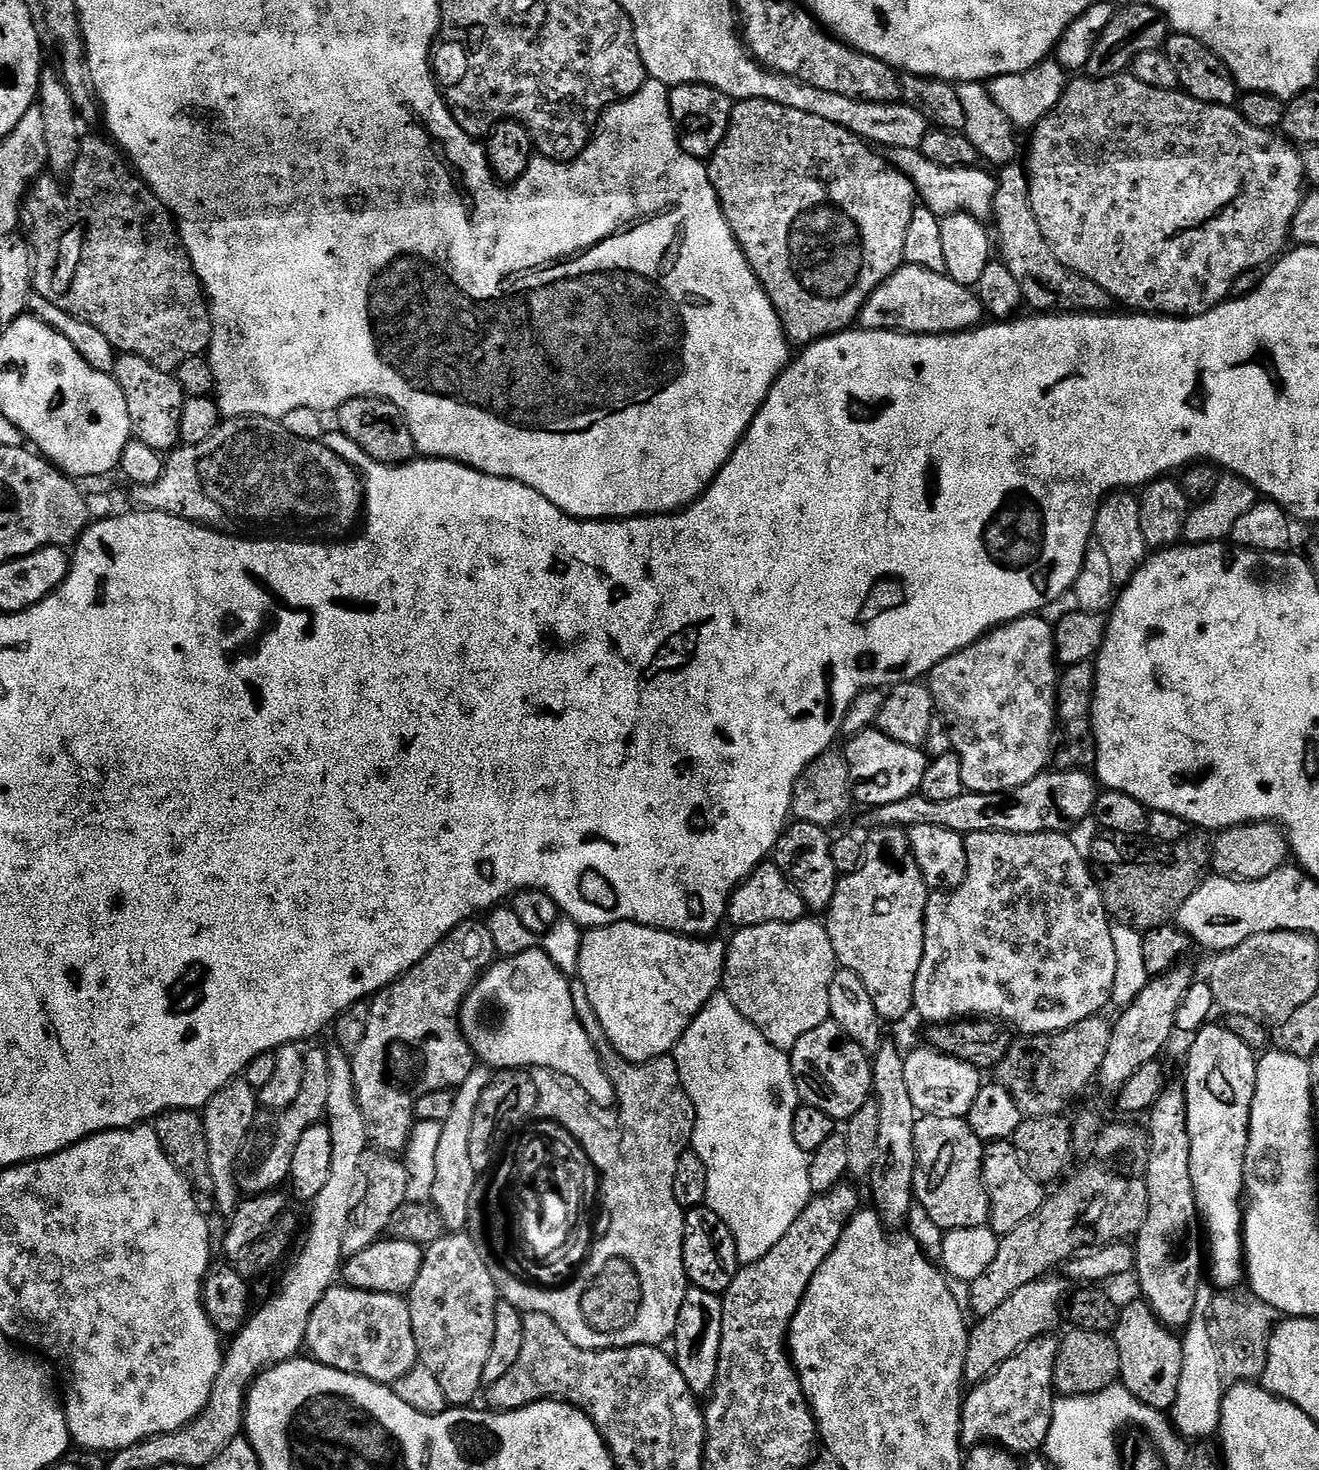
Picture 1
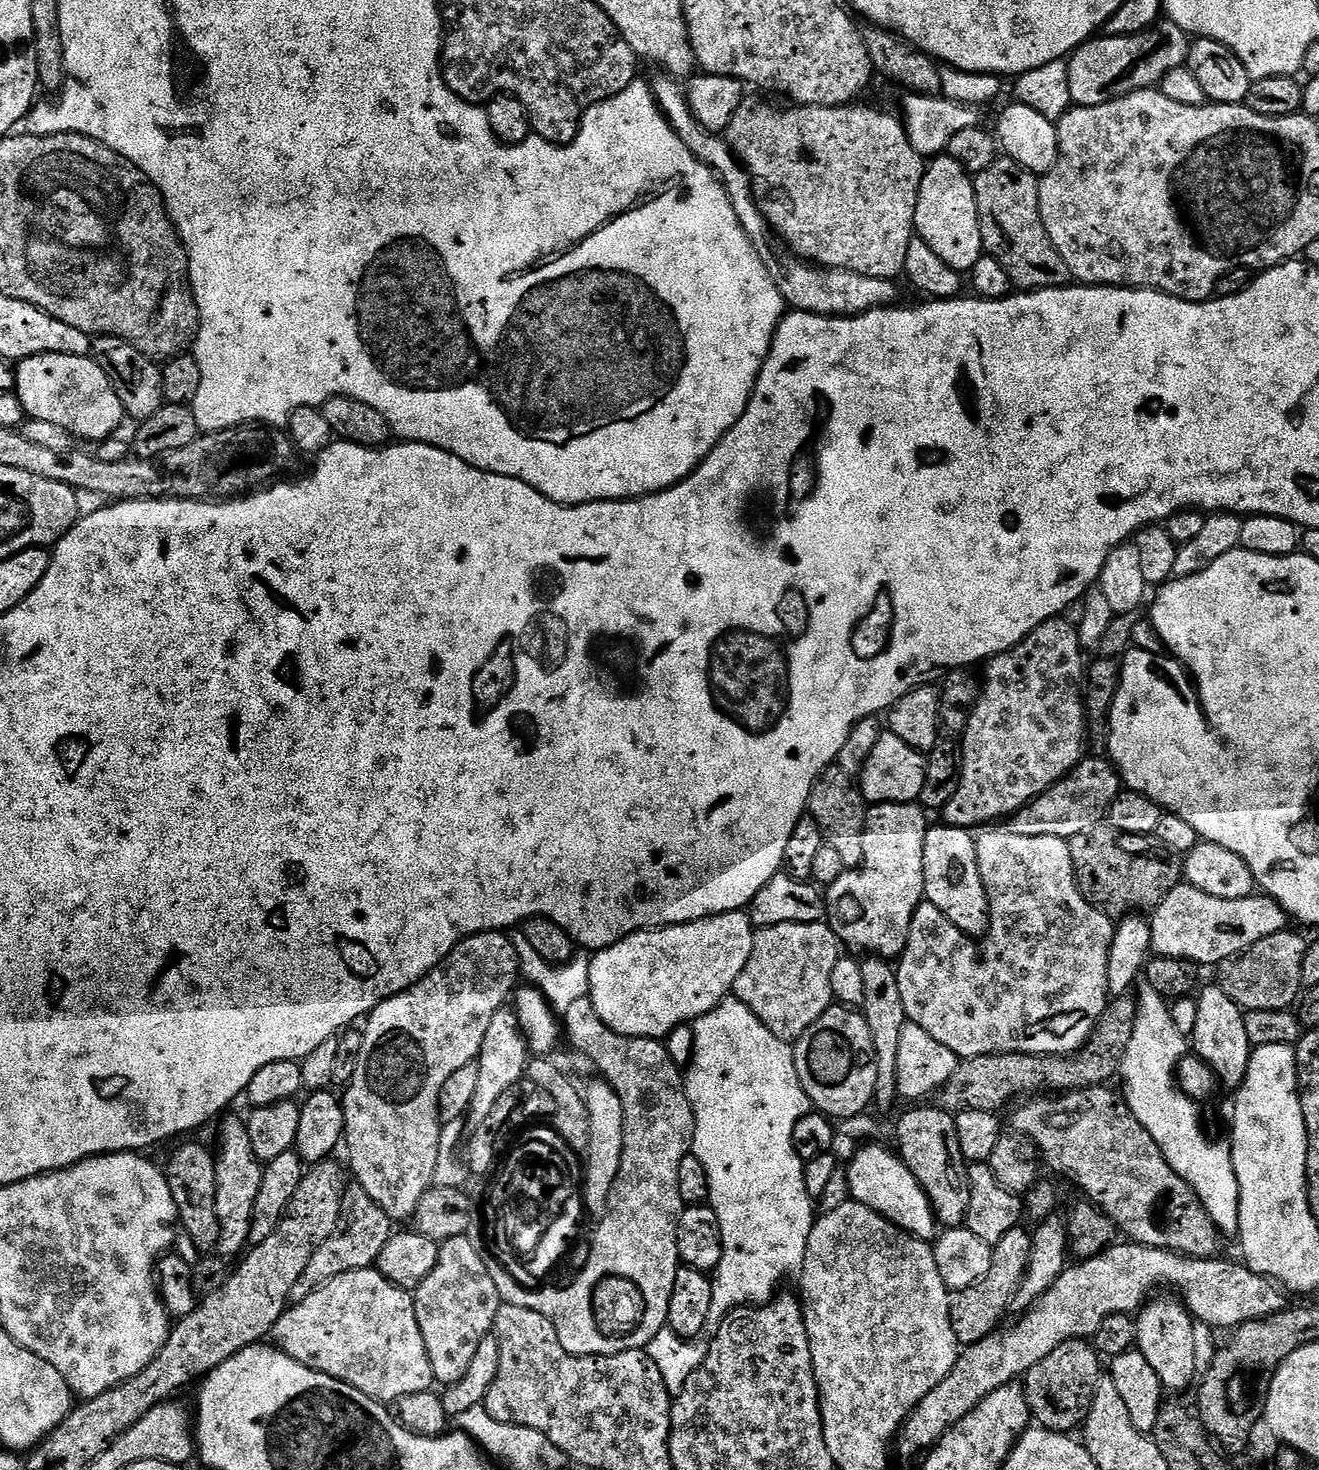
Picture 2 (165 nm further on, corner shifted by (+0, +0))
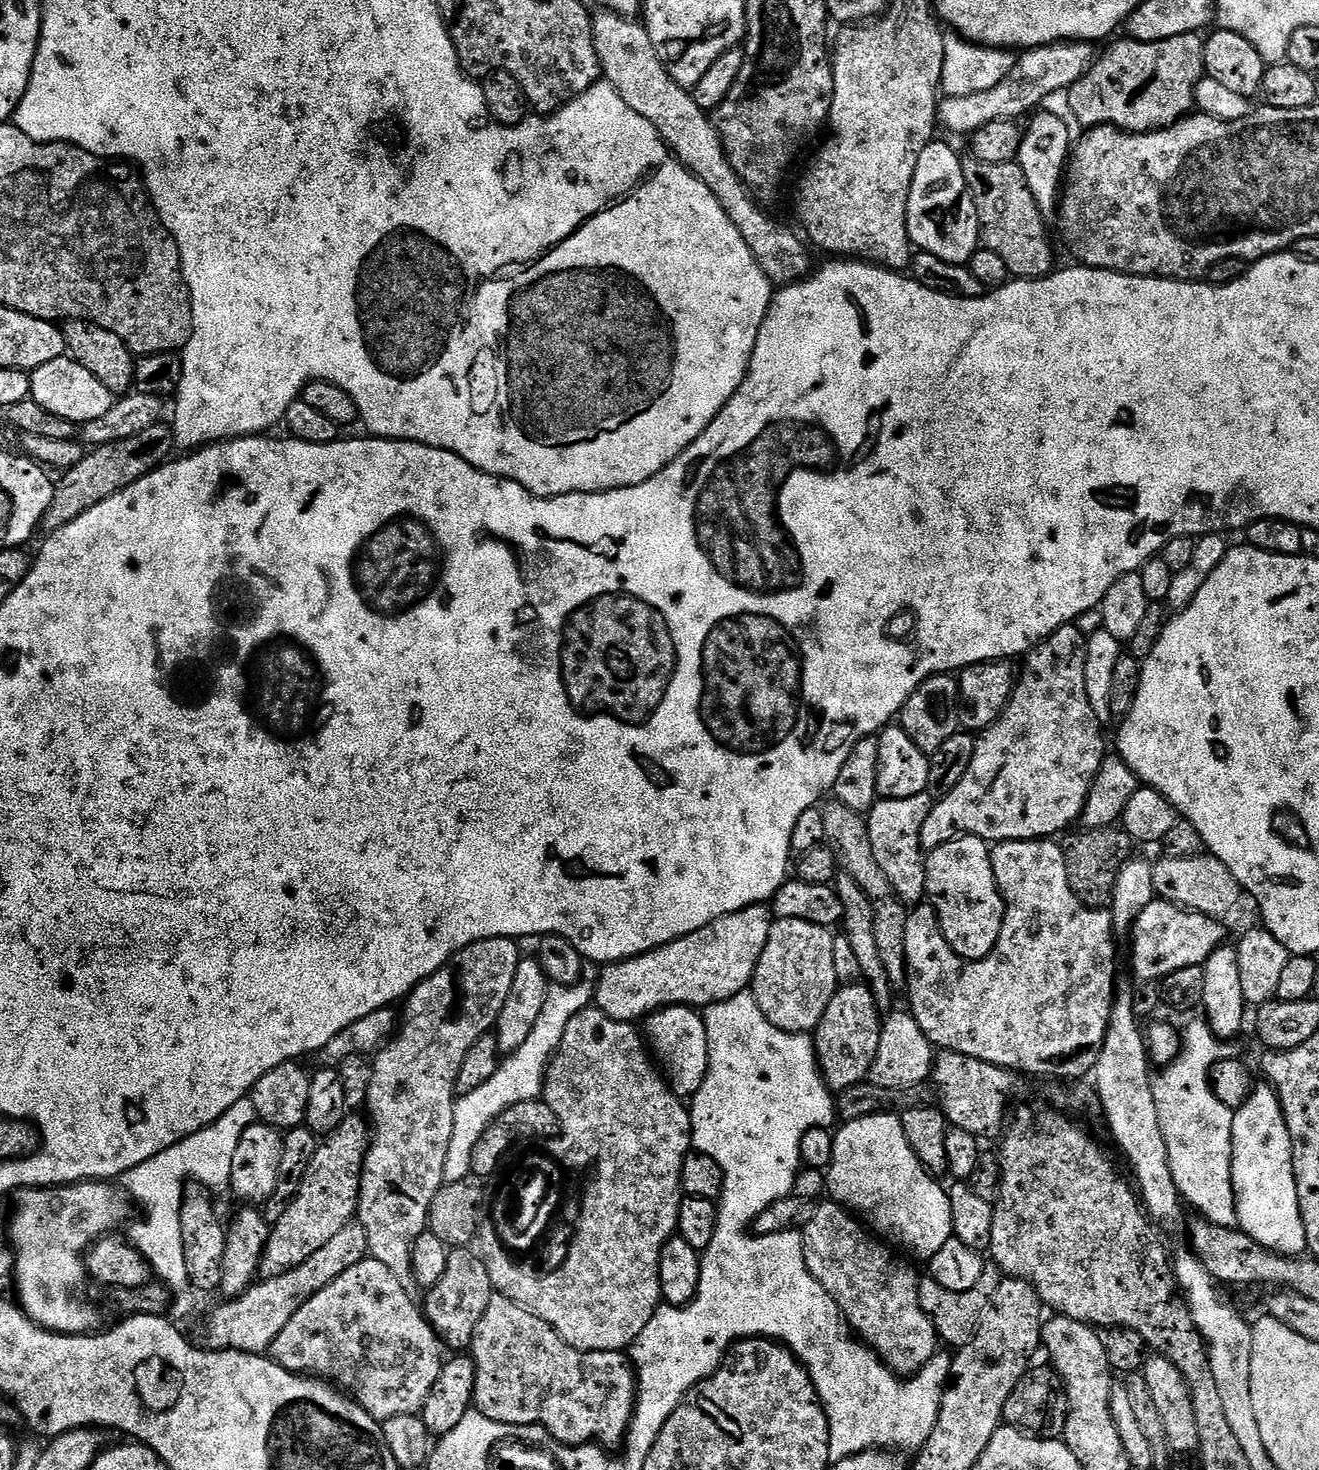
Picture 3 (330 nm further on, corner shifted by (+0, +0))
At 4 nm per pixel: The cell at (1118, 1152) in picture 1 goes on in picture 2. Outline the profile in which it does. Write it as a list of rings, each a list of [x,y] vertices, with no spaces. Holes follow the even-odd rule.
[[[1018,1226],[1010,1230],[1010,1234],[1006,1234],[1006,1238],[999,1240],[993,1247],[990,1274],[986,1274],[986,1278],[982,1278],[966,1290],[951,1293],[950,1326],[954,1328],[956,1340],[960,1345],[982,1342],[982,1338],[986,1338],[1001,1327],[1000,1319],[1003,1318],[1004,1311],[1009,1311],[1014,1294],[1024,1280],[1031,1249],[1032,1237],[1027,1231],[1023,1232],[1023,1227]]]

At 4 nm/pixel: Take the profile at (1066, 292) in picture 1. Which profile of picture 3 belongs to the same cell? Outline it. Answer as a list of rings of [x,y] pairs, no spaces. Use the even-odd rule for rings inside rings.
[[[968,158],[964,160],[964,177],[966,186],[972,195],[974,210],[978,210],[983,247],[994,250],[994,254],[998,254],[998,258],[1002,258],[1002,262],[1006,262],[1008,271],[1013,277],[1039,278],[1049,275],[1053,271],[1054,265],[1052,265],[1052,244],[1048,241],[1048,228],[1044,225],[1046,216],[1034,202],[1034,194],[1030,194],[1026,174],[1022,174],[1019,163],[991,164]]]

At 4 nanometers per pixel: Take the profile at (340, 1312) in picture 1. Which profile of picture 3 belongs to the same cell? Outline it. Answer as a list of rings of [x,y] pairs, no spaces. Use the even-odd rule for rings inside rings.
[[[371,1258],[358,1262],[358,1266],[350,1266],[342,1278],[334,1278],[326,1290],[318,1290],[318,1294],[314,1294],[314,1298],[310,1298],[294,1318],[290,1318],[282,1334],[274,1338],[271,1359],[293,1374],[307,1374],[331,1382],[378,1421],[417,1415],[423,1409],[434,1382],[438,1382],[442,1341],[418,1304],[408,1297],[400,1280],[403,1279],[397,1273]]]

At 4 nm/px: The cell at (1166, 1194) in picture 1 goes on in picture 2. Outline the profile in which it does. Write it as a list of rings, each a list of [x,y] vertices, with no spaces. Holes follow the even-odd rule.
[[[1149,1299],[1135,1317],[1136,1348],[1142,1354],[1142,1358],[1146,1358],[1146,1362],[1150,1362],[1150,1367],[1158,1376],[1158,1382],[1163,1386],[1165,1393],[1184,1392],[1188,1387],[1190,1387],[1189,1389],[1193,1387],[1198,1376],[1196,1366],[1198,1353],[1198,1346],[1196,1346],[1197,1325],[1194,1323],[1193,1316],[1188,1313],[1188,1309],[1179,1299],[1156,1299]]]

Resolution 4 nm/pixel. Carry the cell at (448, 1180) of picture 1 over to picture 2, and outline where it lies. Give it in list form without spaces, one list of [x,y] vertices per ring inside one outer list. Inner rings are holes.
[[[505,1006],[496,1009],[488,1017],[482,1031],[484,1034],[482,1050],[476,1060],[478,1087],[475,1088],[474,1098],[470,1102],[466,1115],[466,1123],[468,1122],[467,1127],[469,1129],[477,1128],[482,1122],[482,1118],[486,1118],[486,1114],[490,1114],[494,1102],[498,1102],[498,1098],[502,1094],[506,1094],[506,1090],[510,1090],[510,1086],[514,1086],[519,1080],[525,1079],[530,1068],[530,1060],[528,1064],[530,1049],[524,1039],[524,1032],[520,1029],[515,1011],[511,1007]]]

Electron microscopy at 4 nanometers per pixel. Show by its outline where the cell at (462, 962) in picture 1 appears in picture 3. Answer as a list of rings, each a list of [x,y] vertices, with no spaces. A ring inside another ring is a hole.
[[[499,936],[498,938],[490,938],[489,940],[483,940],[482,942],[474,942],[470,946],[466,946],[460,952],[459,956],[455,957],[447,966],[439,968],[439,970],[434,973],[432,976],[427,976],[425,980],[421,980],[411,992],[408,993],[406,999],[403,1001],[402,1007],[404,1007],[404,1016],[402,1012],[402,1019],[398,1024],[398,1034],[393,1035],[389,1039],[388,1043],[380,1049],[379,1052],[375,1053],[374,1059],[372,1060],[372,1077],[370,1078],[370,1090],[368,1091],[368,1103],[366,1105],[367,1115],[370,1117],[370,1143],[368,1145],[368,1153],[364,1156],[364,1173],[360,1179],[360,1207],[358,1209],[358,1223],[366,1230],[368,1235],[368,1250],[371,1256],[371,1259],[382,1262],[382,1266],[386,1266],[390,1271],[397,1274],[404,1274],[411,1269],[412,1266],[412,1251],[416,1246],[416,1240],[424,1232],[429,1231],[428,1226],[428,1216],[430,1214],[432,1203],[434,1198],[438,1194],[438,1190],[444,1185],[444,1171],[446,1170],[446,1154],[450,1154],[450,1134],[454,1134],[454,1110],[456,1109],[456,1101],[458,1099],[455,1092],[455,1083],[458,1082],[459,1071],[462,1070],[463,1062],[466,1060],[466,1056],[470,1053],[471,1047],[474,1046],[476,1042],[484,1035],[491,1033],[496,1027],[496,1019],[502,1014],[502,1006],[506,1006],[506,998],[510,998],[510,986],[514,986],[514,974],[518,970],[522,959],[522,953],[520,953],[520,948],[515,939]]]

